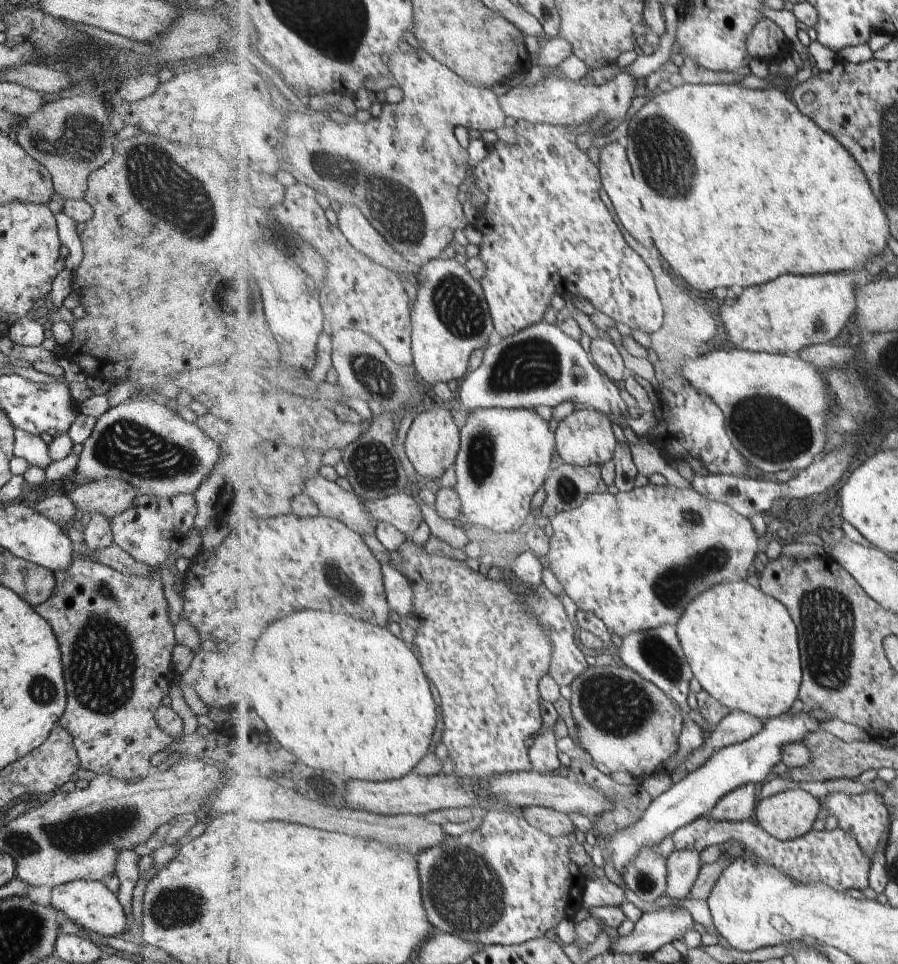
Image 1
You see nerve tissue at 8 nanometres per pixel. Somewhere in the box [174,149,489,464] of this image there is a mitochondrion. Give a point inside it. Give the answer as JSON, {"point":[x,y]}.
{"point":[362,364]}

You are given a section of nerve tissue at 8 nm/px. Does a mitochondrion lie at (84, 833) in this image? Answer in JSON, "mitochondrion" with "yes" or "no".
{"mitochondrion":"yes"}

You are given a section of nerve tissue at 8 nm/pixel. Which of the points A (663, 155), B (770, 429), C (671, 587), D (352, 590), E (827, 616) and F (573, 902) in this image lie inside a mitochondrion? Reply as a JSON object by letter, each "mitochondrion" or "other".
{"A":"mitochondrion","B":"mitochondrion","C":"mitochondrion","D":"mitochondrion","E":"mitochondrion","F":"other"}

